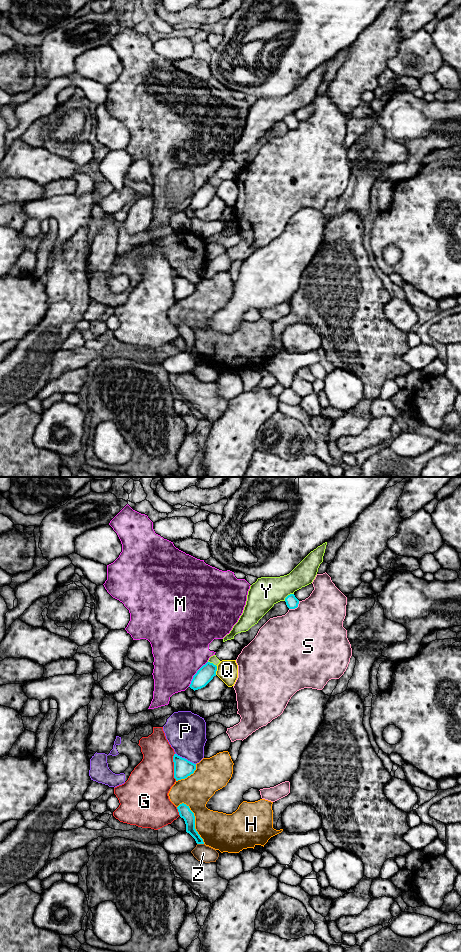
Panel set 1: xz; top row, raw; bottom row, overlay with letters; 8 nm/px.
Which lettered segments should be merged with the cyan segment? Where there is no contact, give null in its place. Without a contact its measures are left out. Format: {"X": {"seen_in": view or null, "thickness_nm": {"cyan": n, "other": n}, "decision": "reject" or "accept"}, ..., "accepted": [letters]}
{"G": {"seen_in": "xz", "thickness_nm": {"cyan": 150, "other": 340}, "decision": "reject"}, "H": {"seen_in": "xz", "thickness_nm": {"cyan": 100, "other": 300}, "decision": "reject"}, "M": {"seen_in": "xz", "thickness_nm": {"cyan": 140, "other": 460}, "decision": "reject"}, "P": {"seen_in": "xz", "thickness_nm": {"cyan": 150, "other": 320}, "decision": "reject"}, "Q": {"seen_in": "xz", "thickness_nm": {"cyan": 140, "other": 180}, "decision": "reject"}, "S": {"seen_in": "xz", "thickness_nm": {"cyan": 100, "other": 480}, "decision": "reject"}, "Y": {"seen_in": "xz", "thickness_nm": {"cyan": 100, "other": 240}, "decision": "reject"}, "Z": {"seen_in": "xz", "thickness_nm": {"cyan": 90, "other": 140}, "decision": "reject"}, "accepted": []}

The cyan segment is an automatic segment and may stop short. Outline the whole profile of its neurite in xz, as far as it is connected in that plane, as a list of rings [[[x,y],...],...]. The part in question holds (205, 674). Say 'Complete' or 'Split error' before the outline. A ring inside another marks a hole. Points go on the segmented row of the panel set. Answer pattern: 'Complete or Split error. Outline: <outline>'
Complete. Outline: [[[207,662],[193,676],[189,687],[194,691],[205,687],[213,677],[216,676],[216,671],[217,666],[213,663]]]

